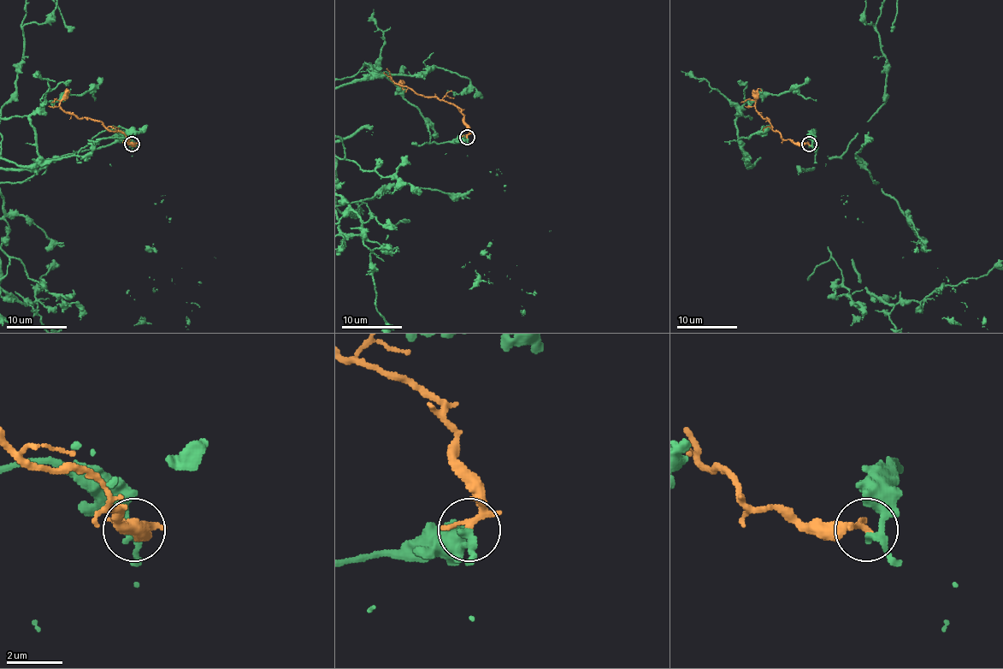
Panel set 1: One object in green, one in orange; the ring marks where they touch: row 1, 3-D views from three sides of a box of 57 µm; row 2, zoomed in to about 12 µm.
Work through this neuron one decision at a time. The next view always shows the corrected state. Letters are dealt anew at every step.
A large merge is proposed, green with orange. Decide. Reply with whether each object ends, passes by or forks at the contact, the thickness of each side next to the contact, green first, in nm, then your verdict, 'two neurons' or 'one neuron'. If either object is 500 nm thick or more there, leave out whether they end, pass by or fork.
green passes by | orange passes by | 220/200 nm | two neurons

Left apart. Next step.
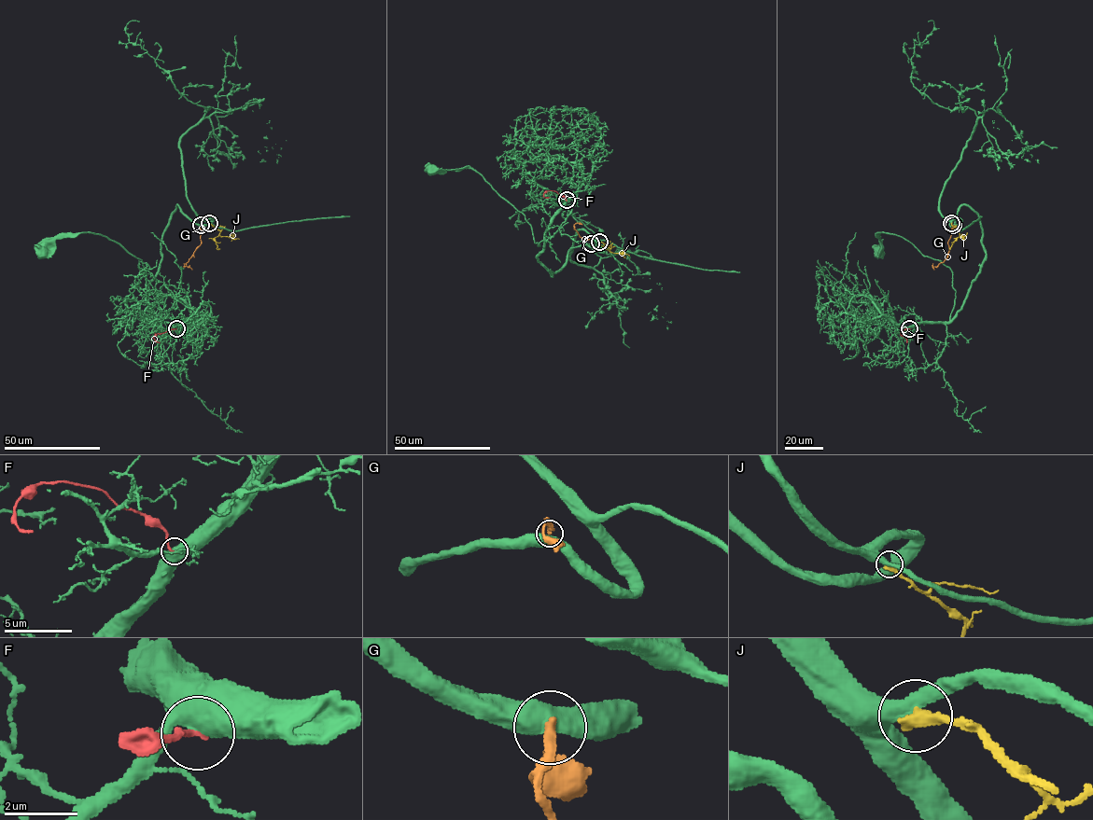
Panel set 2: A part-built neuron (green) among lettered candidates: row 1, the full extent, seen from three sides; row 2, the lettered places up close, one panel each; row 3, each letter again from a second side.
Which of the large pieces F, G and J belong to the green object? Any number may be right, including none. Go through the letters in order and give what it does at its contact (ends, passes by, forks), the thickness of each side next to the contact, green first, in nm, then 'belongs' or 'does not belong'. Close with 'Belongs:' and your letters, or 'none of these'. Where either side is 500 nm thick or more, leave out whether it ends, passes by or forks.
F: 500 nm thick on the green side, 170 nm on the other; does not belong
G: 500 nm thick on the green side, 280 nm on the other; does not belong
J: it ends there; 380 nm thick on the green side, 400 nm on the other; does not belong
Belongs: none of these

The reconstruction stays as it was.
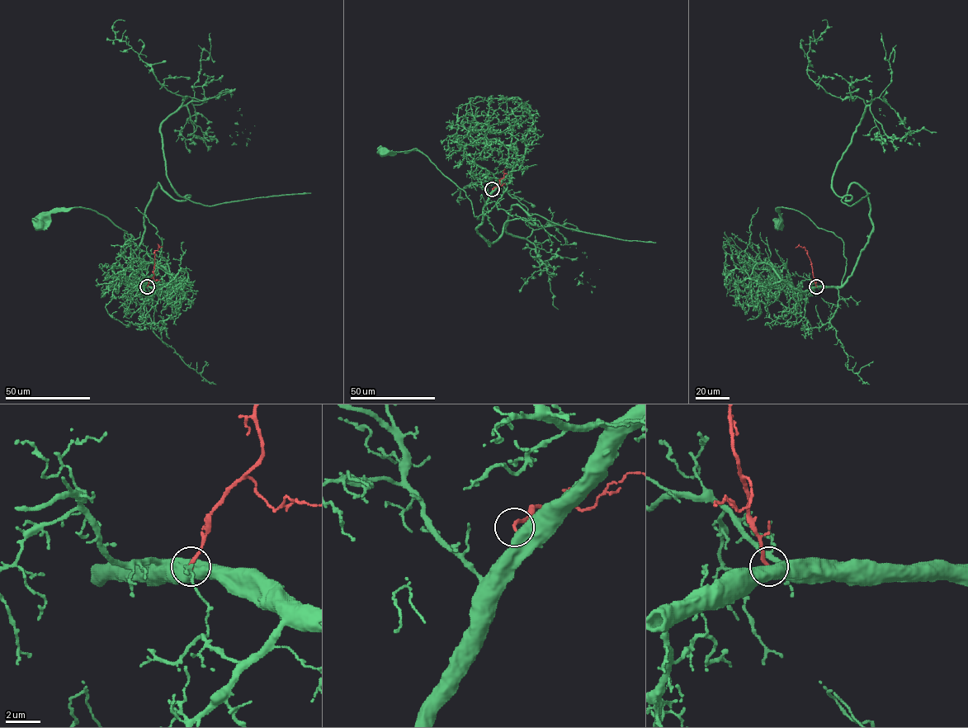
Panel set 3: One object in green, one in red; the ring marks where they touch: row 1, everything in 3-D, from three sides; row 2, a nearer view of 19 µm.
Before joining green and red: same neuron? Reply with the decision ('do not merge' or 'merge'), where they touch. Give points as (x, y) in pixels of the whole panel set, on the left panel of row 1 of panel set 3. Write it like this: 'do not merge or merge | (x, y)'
merge | (147, 286)

